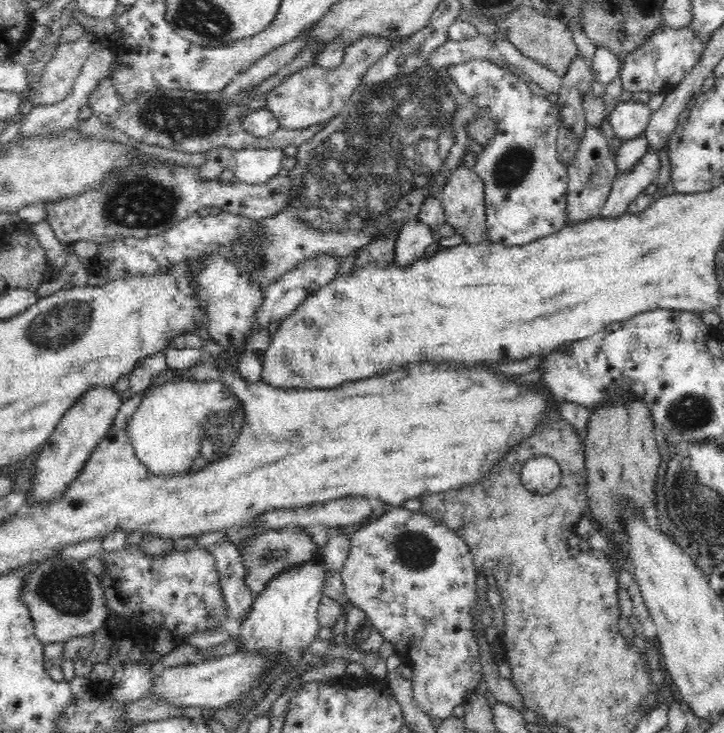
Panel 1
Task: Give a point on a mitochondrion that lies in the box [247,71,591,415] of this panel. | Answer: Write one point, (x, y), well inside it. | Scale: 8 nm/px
(510, 168)

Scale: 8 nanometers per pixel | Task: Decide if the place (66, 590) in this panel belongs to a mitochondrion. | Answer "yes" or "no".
yes

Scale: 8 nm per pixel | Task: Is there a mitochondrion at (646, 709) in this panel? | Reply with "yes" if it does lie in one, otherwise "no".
no

